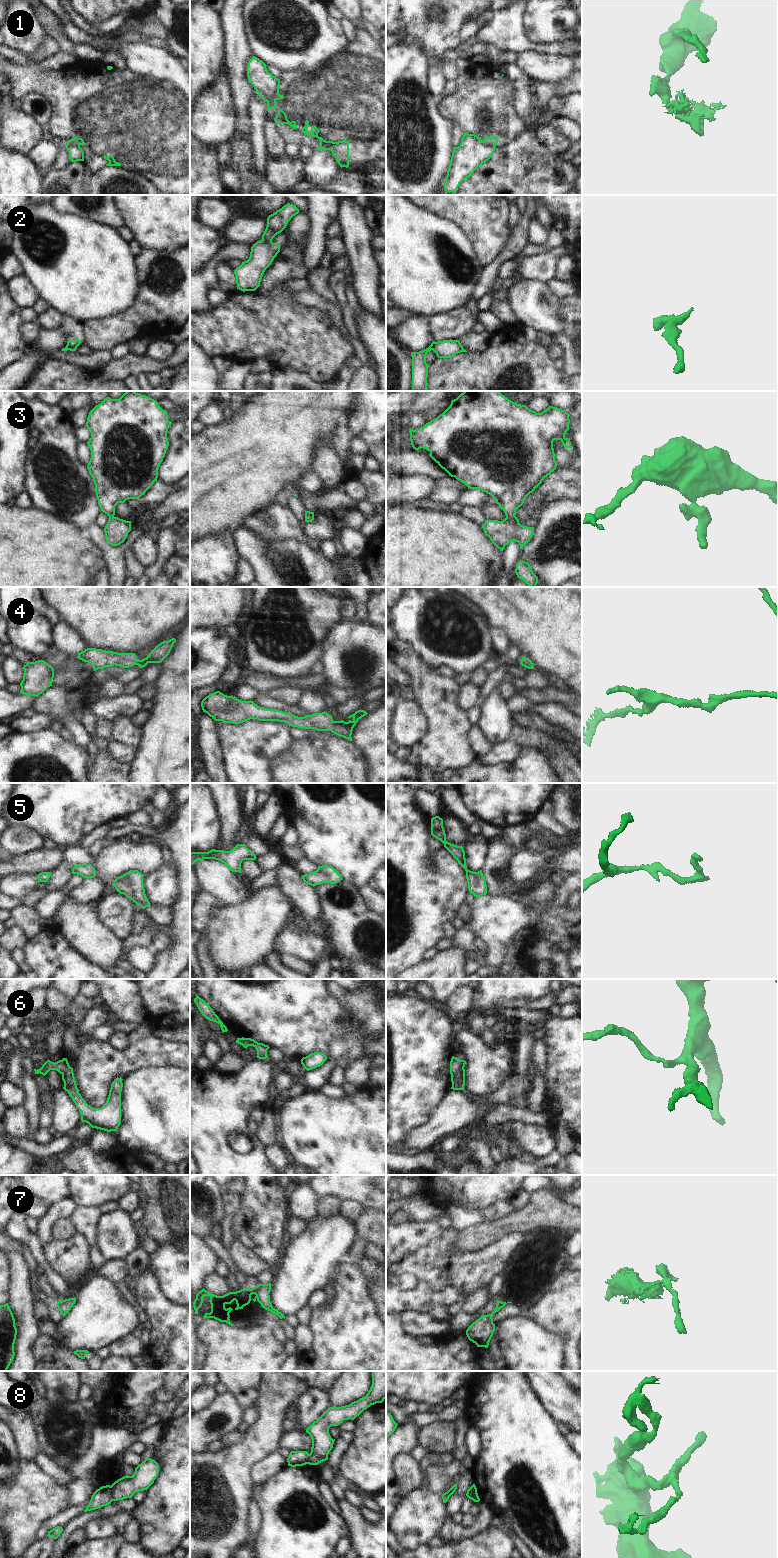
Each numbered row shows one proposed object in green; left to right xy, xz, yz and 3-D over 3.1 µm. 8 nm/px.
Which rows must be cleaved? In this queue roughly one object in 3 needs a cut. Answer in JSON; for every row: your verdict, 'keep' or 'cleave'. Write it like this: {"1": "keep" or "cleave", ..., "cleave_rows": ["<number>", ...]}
{"1": "cleave", "2": "cleave", "3": "keep", "4": "keep", "5": "keep", "6": "keep", "7": "cleave", "8": "cleave", "cleave_rows": ["1", "2", "7", "8"]}

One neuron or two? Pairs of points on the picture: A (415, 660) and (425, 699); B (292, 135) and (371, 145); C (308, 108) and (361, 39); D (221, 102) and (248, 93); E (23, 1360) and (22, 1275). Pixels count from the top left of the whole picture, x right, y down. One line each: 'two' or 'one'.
A: one
B: one
C: one
D: two
E: one

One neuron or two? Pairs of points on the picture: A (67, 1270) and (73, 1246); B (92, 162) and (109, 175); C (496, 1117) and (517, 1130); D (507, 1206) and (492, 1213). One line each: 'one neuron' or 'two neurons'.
A: one neuron
B: two neurons
C: two neurons
D: one neuron

